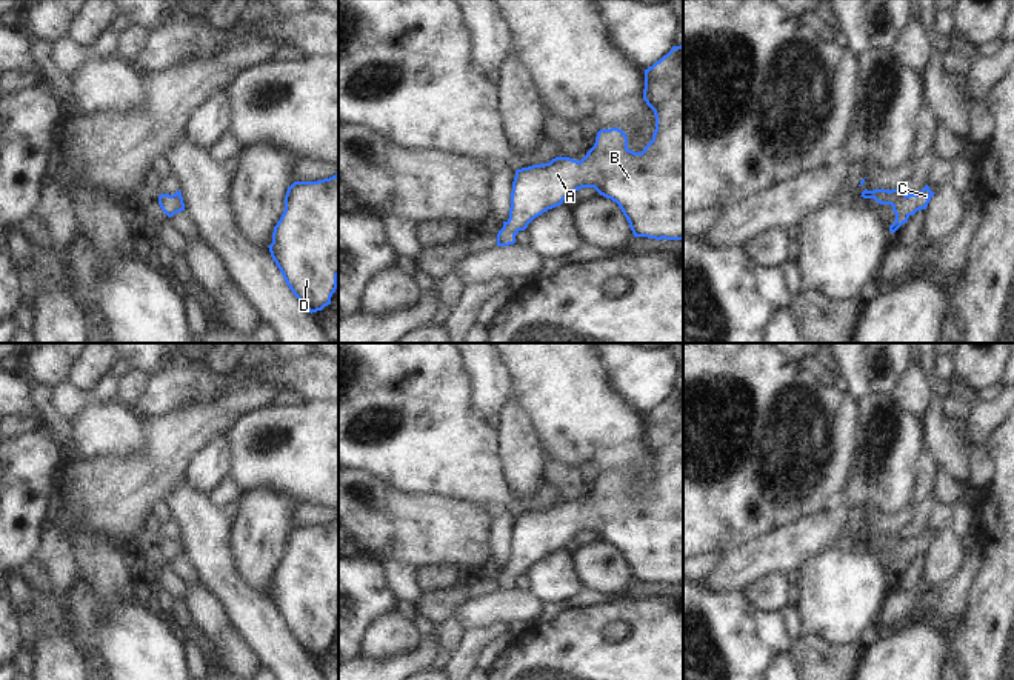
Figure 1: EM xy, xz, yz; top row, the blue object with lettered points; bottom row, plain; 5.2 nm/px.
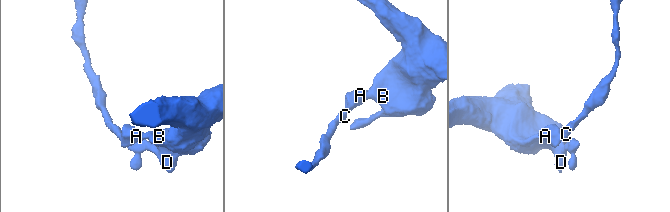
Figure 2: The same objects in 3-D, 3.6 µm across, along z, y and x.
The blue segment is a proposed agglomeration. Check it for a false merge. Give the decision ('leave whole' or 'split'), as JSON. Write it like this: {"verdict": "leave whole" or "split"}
{"verdict": "leave whole"}

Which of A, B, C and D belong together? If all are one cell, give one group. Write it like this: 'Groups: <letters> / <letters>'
Groups: A B C D.

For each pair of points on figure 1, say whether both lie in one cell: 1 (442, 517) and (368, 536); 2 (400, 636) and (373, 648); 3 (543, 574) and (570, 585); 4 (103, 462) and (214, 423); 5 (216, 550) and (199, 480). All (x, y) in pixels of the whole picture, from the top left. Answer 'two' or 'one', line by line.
1: one
2: one
3: one
4: one
5: two

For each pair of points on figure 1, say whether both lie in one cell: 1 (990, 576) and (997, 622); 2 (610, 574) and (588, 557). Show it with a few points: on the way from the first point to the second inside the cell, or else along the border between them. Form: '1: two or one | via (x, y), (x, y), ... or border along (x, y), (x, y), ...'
1: one | via (997, 586), (997, 611)
2: one | via (605, 570), (593, 562)

